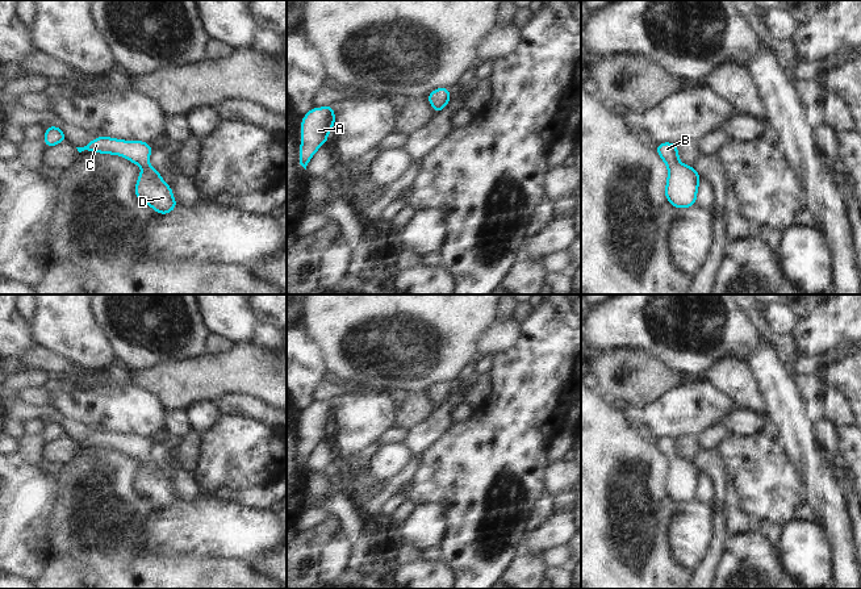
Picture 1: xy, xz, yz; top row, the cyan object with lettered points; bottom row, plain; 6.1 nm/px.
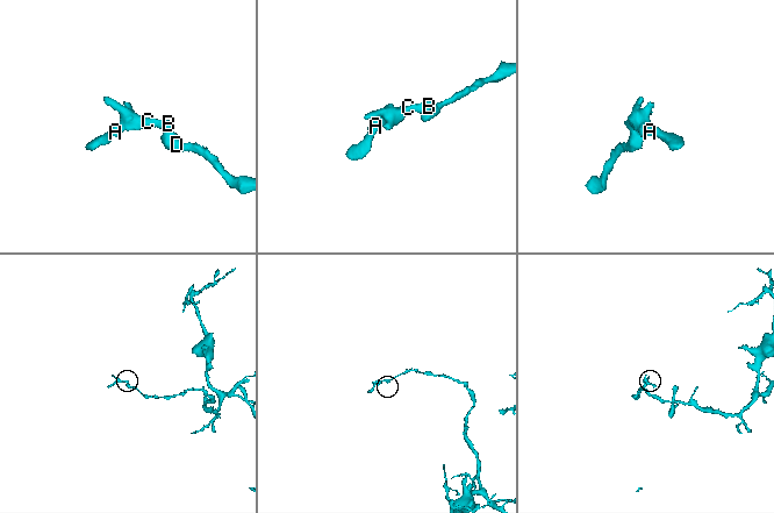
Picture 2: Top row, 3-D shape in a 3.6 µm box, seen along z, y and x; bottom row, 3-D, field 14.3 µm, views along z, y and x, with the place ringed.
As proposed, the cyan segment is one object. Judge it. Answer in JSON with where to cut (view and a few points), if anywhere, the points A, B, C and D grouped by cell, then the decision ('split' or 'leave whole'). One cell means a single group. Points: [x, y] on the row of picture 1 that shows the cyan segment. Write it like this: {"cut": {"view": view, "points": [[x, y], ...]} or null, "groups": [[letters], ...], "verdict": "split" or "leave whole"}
{"cut": null, "groups": [["A", "B", "C", "D"]], "verdict": "leave whole"}

